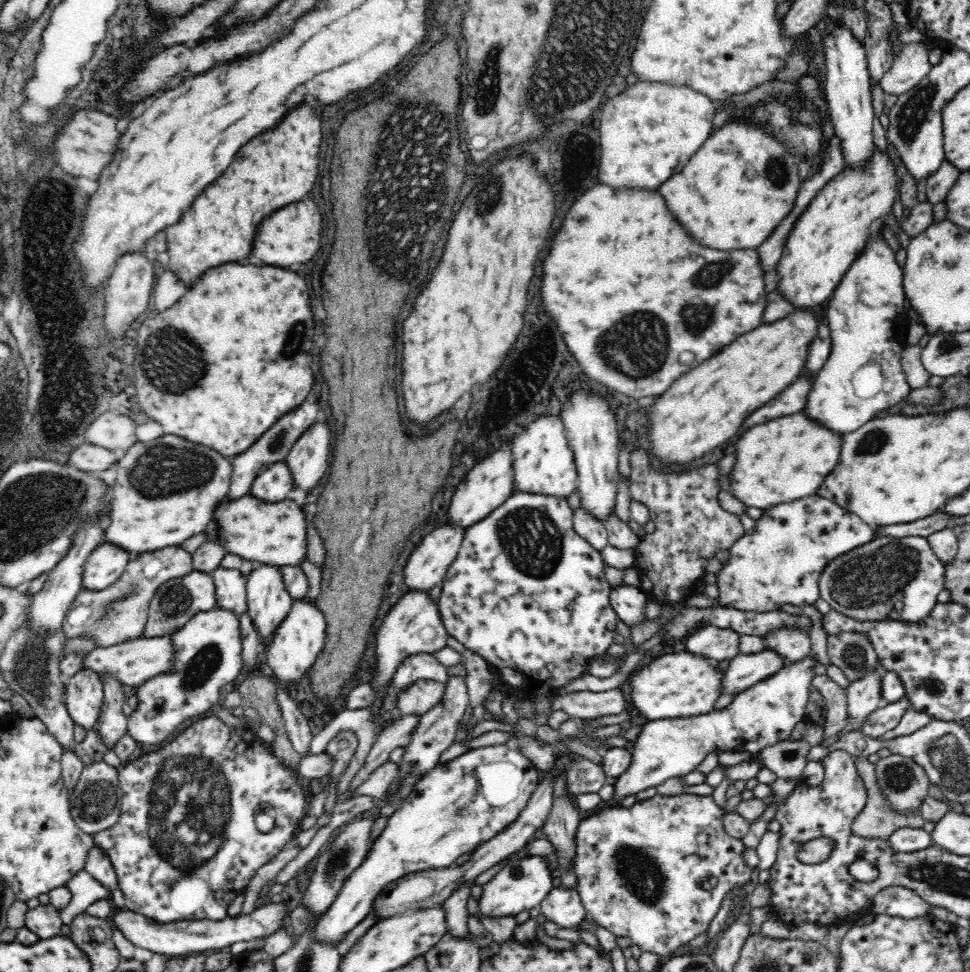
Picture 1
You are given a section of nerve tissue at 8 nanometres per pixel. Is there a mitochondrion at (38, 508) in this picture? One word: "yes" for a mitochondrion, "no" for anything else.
yes

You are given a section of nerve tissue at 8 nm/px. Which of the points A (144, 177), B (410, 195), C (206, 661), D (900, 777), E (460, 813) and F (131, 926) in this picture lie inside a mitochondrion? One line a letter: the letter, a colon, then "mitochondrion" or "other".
A: other
B: mitochondrion
C: mitochondrion
D: mitochondrion
E: mitochondrion
F: other

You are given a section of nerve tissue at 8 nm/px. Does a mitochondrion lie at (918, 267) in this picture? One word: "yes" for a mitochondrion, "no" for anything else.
no

